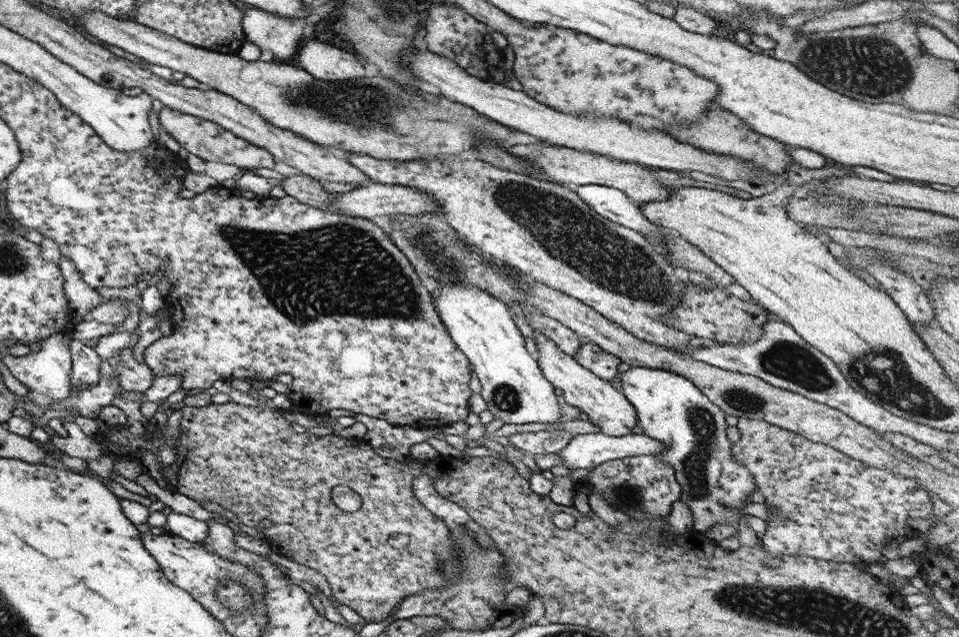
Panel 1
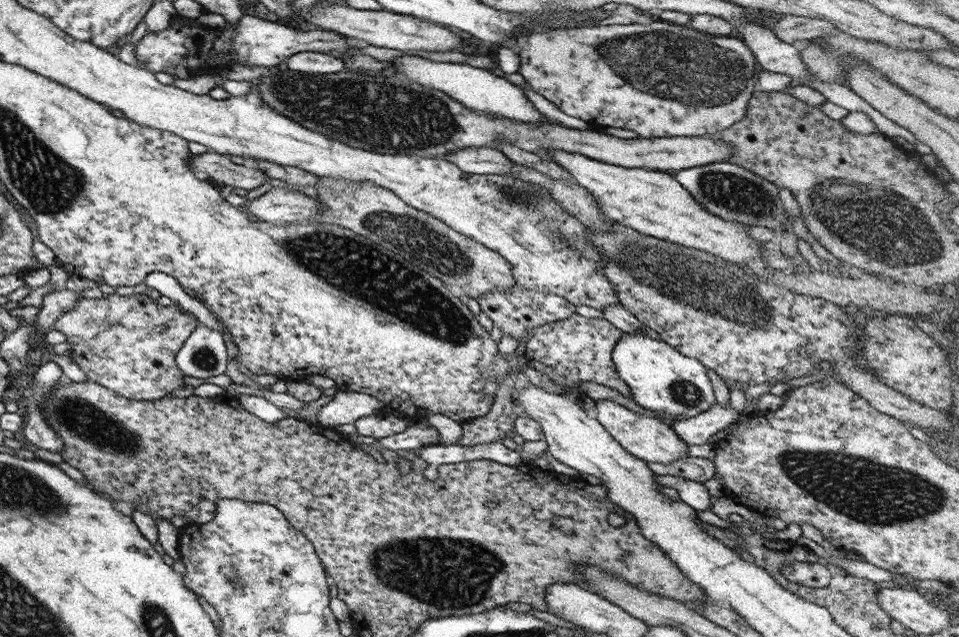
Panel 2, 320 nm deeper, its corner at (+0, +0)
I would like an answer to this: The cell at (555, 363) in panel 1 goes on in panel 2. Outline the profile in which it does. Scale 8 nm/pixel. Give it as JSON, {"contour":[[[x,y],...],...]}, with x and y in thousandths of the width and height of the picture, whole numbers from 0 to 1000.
{"contour":[[[636,626],[614,630],[614,634],[620,636],[623,645],[620,659],[637,683],[640,692],[645,695],[649,705],[662,719],[673,725],[698,728],[717,716],[717,697],[705,683],[700,669],[693,667],[687,658],[666,651]]]}

